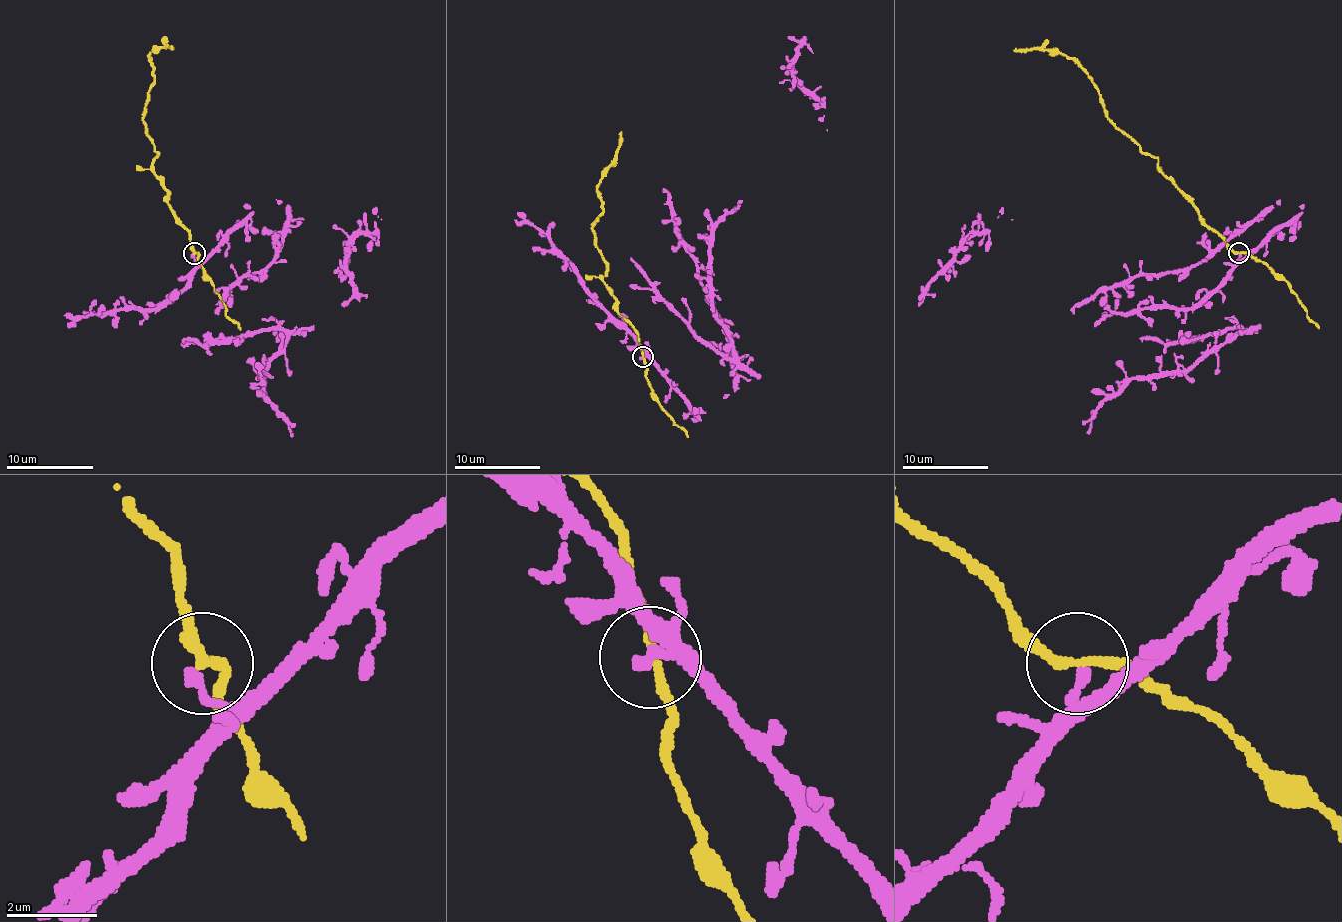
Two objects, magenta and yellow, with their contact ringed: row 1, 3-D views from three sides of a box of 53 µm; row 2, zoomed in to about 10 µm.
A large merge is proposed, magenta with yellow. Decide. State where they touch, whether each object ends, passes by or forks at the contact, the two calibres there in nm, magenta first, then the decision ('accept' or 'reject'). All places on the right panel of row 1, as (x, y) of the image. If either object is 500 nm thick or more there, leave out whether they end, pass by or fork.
place (1239, 253); magenta ends; yellow passes by; calibres 240 and 190 nm; accept

